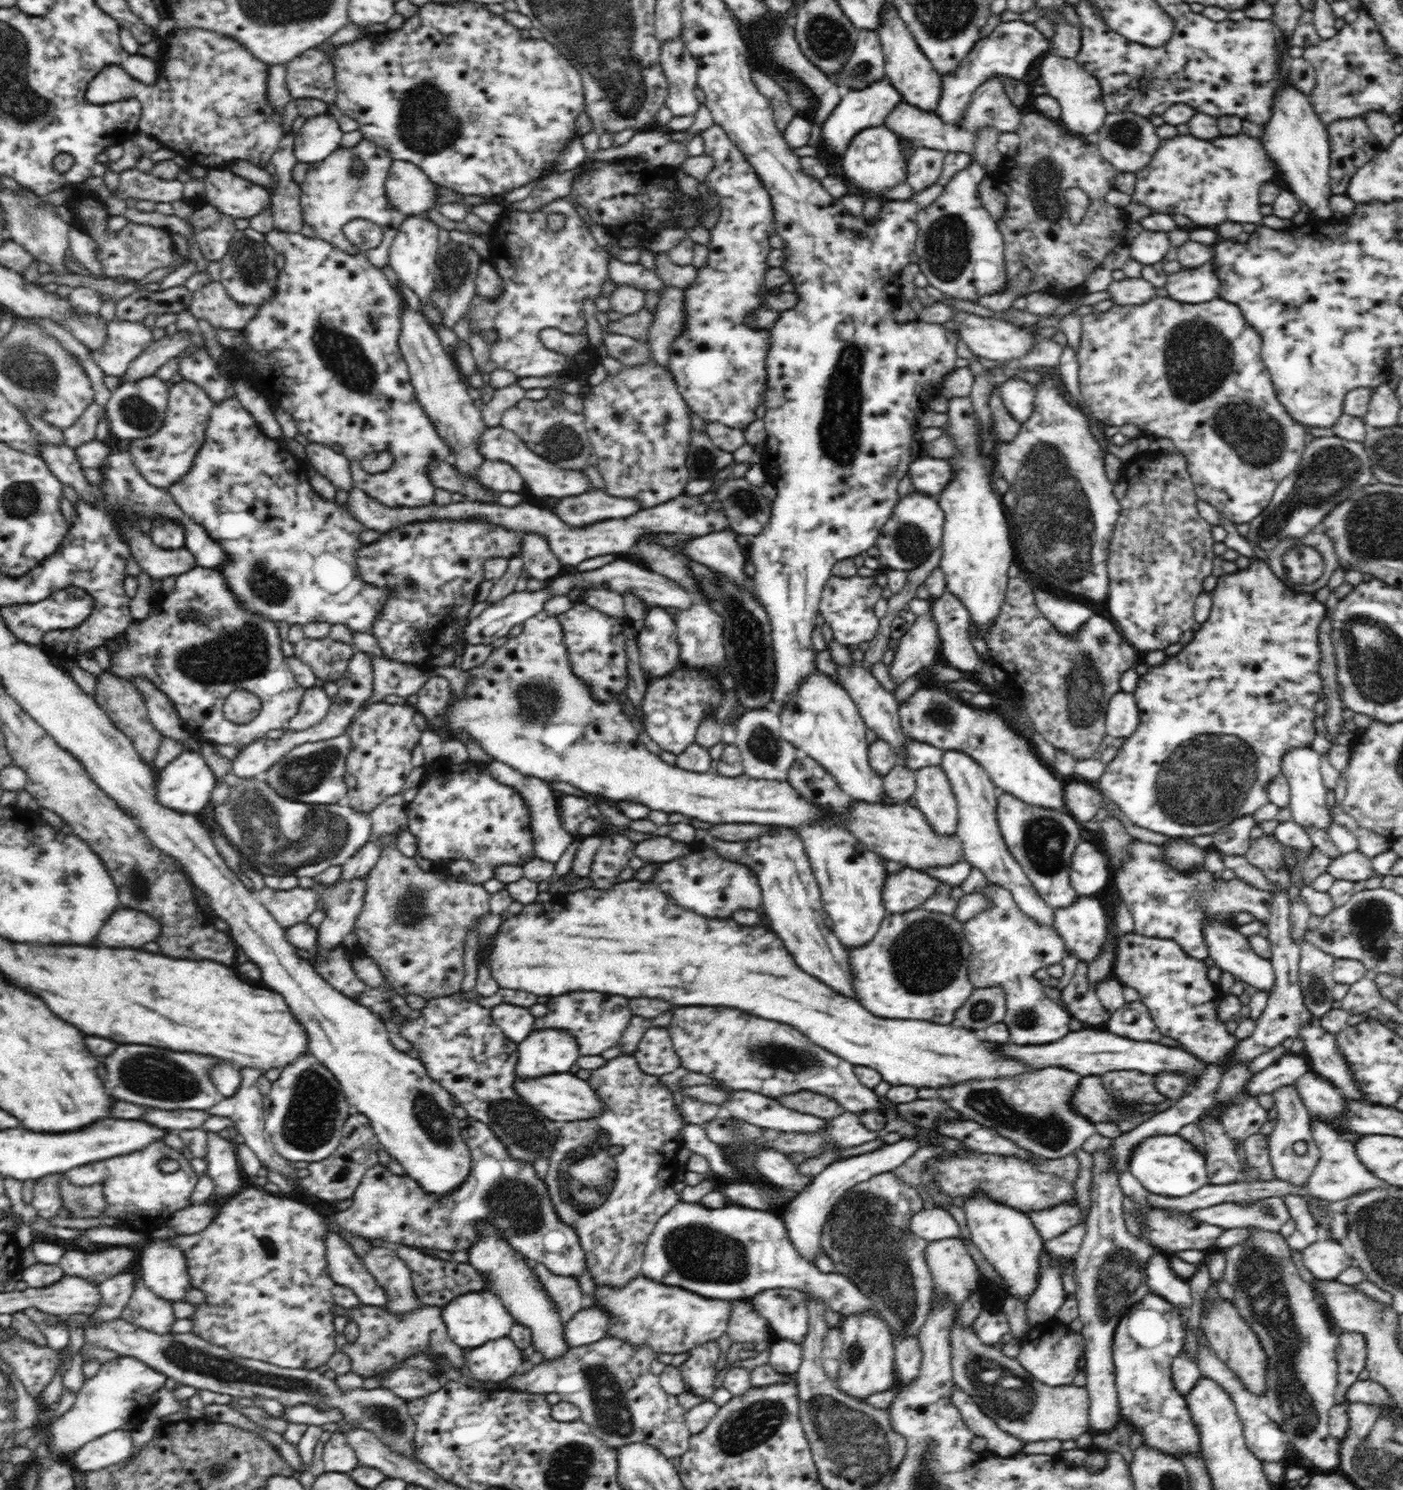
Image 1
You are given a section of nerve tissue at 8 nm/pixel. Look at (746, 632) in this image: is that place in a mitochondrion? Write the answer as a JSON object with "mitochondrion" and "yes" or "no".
{"mitochondrion":"yes"}

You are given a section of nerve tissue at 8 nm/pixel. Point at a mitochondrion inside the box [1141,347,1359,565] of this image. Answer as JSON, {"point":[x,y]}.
{"point":[1250,431]}

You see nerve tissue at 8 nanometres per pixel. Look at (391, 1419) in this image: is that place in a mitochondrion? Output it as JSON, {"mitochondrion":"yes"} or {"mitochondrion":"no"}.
{"mitochondrion":"yes"}

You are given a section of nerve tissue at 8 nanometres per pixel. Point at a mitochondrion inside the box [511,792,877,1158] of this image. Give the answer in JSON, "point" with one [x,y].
{"point":[775,1054]}

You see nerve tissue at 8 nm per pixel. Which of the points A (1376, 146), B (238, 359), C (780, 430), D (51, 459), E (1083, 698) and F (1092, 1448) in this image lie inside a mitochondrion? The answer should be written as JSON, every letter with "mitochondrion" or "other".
{"A":"other","B":"other","C":"other","D":"other","E":"mitochondrion","F":"other"}

